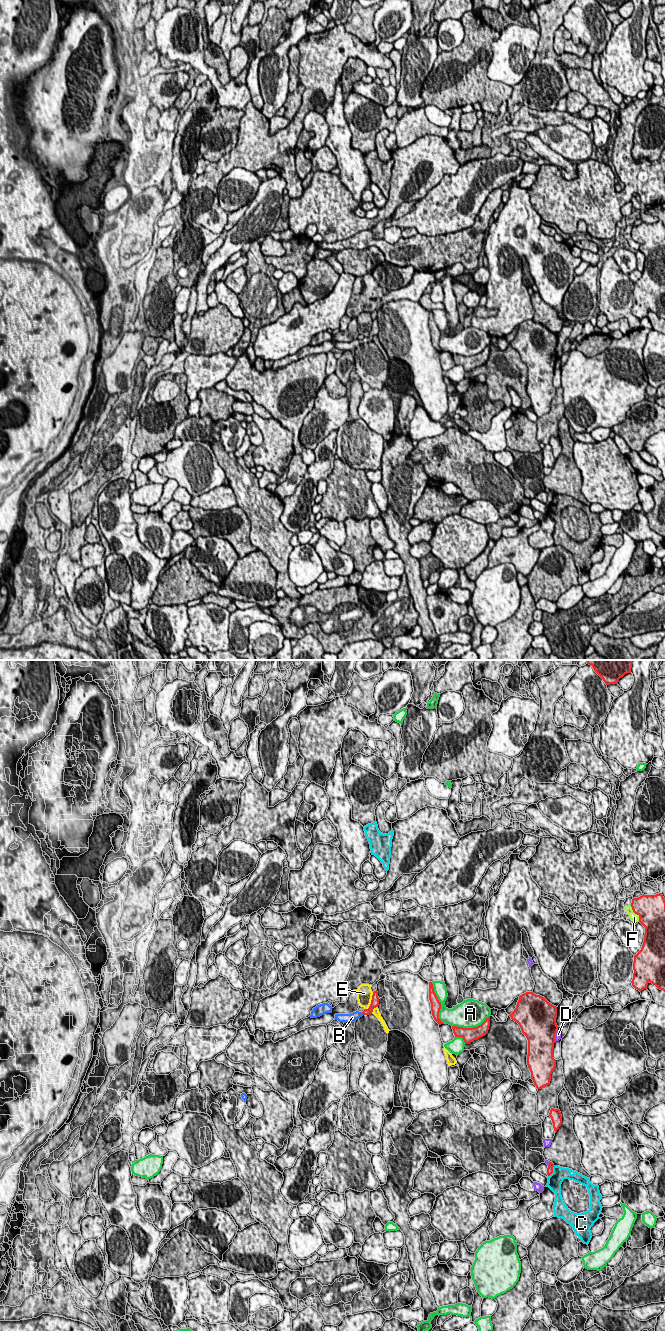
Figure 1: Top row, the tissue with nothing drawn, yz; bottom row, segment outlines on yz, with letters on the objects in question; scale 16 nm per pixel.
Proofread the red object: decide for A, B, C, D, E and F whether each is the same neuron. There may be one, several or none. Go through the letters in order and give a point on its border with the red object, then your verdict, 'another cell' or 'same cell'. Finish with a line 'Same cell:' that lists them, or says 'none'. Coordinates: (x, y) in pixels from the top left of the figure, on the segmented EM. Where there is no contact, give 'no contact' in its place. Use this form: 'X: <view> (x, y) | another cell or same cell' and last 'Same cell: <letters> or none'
A: yz (440, 1003) | another cell
B: yz (362, 1012) | same cell
C: yz (552, 1171) | another cell
D: yz (554, 1035) | another cell
E: yz (371, 1002) | another cell
F: yz (636, 913) | another cell
Same cell: B

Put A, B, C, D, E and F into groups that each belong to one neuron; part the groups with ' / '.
A / B / C / D / E / F

